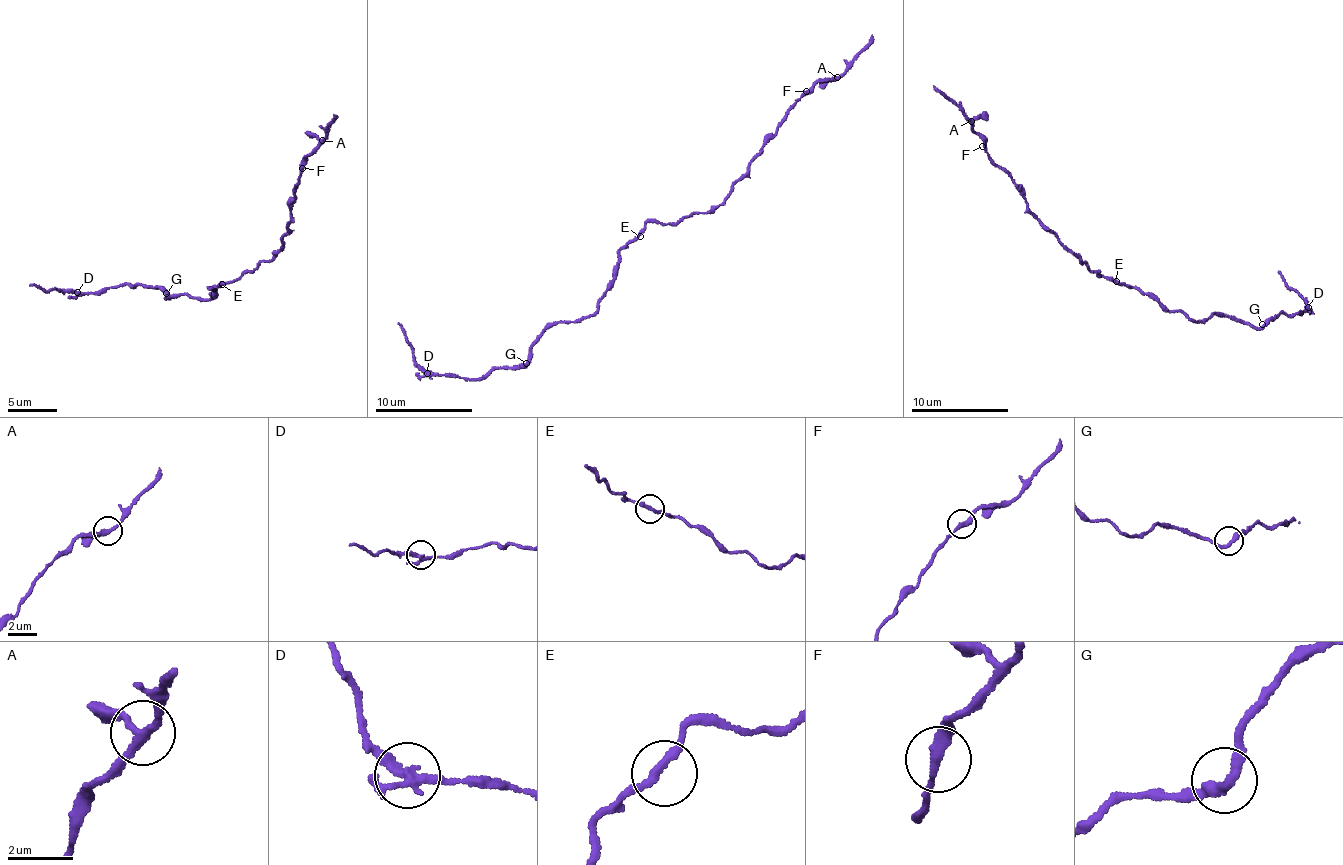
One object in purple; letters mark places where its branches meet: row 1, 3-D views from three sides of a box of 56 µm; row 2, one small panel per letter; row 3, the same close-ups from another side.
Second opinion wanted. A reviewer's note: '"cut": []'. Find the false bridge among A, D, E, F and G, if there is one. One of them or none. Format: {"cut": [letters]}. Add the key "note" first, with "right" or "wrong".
{"note": "wrong", "cut": ["D"]}

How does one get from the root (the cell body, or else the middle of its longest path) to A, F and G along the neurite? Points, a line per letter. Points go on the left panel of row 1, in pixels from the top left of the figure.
A: (219, 285), (234, 282), (261, 261), (268, 262), (283, 246), (301, 160), (322, 140)
F: (219, 285), (234, 282), (261, 261), (268, 262), (283, 246), (292, 218), (293, 188), (302, 168)
G: (219, 285), (209, 289), (214, 285), (217, 291), (207, 299), (179, 293), (165, 300), (168, 296), (166, 293)

